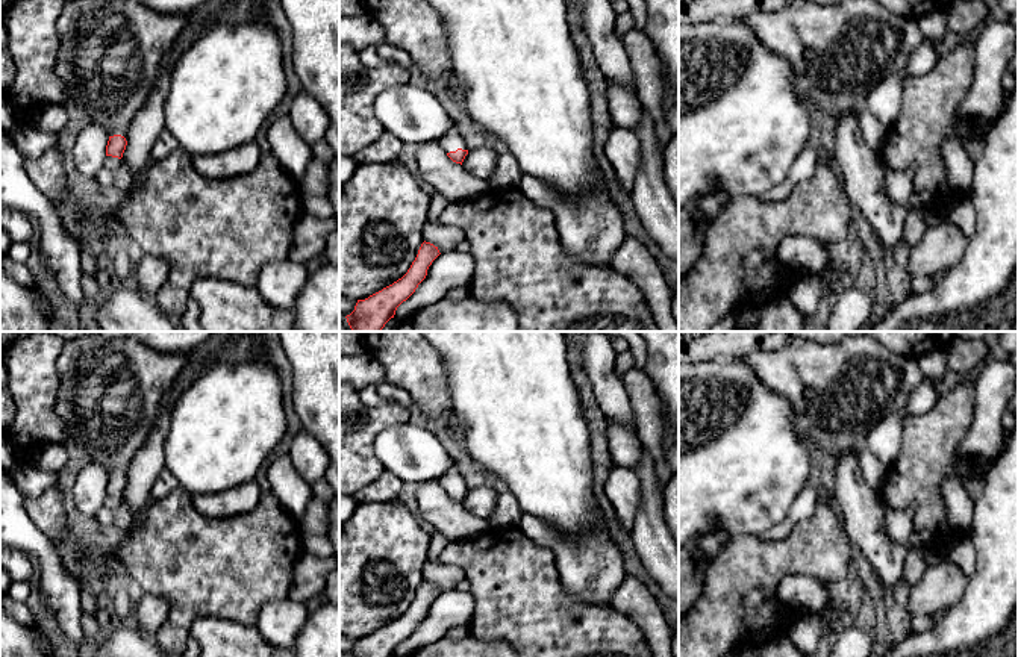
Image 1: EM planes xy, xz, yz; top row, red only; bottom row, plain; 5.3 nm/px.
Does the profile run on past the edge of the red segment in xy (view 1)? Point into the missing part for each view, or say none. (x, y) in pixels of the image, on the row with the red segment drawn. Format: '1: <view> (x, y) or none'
1: xy (109, 53)

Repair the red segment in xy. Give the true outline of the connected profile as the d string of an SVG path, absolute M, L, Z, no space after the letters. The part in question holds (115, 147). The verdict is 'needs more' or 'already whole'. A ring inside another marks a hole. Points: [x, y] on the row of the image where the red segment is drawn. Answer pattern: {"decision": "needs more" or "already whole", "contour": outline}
{"decision": "needs more", "contour": "M136 0L65 2L56 23L56 74L64 82L68 101L83 112L88 123L109 132L106 156L123 157L127 129L153 91L162 59L188 23L185 15L155 12Z"}

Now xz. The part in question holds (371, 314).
{"decision": "already whole", "contour": "M424 241L411 268L401 279L365 300L358 300L354 310L345 316L351 332L380 332L394 318L397 307L426 279L429 266L439 254L438 247Z"}

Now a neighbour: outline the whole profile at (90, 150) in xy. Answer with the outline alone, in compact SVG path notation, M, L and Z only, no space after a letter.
M88 123L79 133L73 147L73 163L86 177L95 177L105 165L108 129L97 123Z

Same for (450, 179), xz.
M424 142L417 150L420 180L441 192L448 203L468 201L492 189L489 180L470 174L453 162L436 142Z

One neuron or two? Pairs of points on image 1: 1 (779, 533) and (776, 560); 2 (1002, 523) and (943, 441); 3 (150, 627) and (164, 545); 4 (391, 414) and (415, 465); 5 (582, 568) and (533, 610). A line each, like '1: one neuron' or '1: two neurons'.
1: two neurons
2: two neurons
3: two neurons
4: two neurons
5: two neurons

